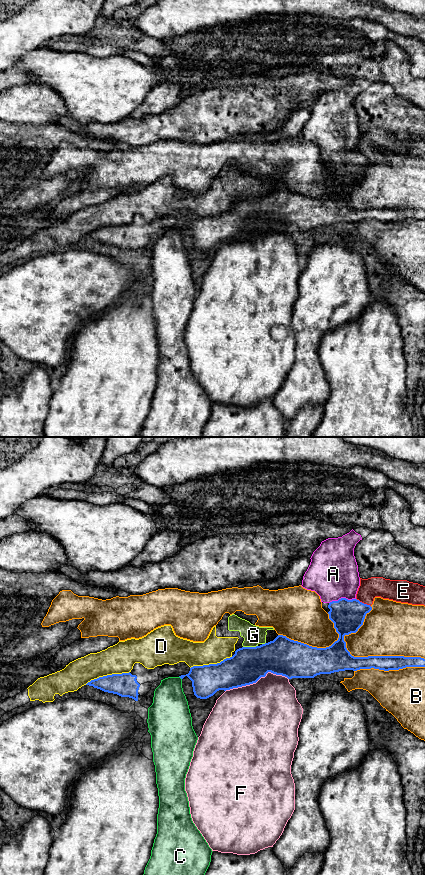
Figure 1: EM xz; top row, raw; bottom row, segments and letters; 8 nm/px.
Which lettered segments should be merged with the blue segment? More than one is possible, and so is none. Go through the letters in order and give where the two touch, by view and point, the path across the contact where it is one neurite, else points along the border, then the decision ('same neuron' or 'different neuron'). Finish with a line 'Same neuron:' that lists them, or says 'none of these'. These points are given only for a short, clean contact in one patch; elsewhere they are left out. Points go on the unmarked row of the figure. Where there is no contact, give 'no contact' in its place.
A: contact xz (342, 150); way xz (348, 168), (342, 155), (342, 150), (333, 126); same neuron
B: contact xz (379, 208); different neuron
C: contact xz (180, 229); border xz (179, 228), (181, 231); different neuron
D: contact xz (107, 227); different neuron
E: contact xz (363, 155); different neuron
F: contact xz (256, 233); different neuron
G: contact xz (250, 199); different neuron
Same neuron: A

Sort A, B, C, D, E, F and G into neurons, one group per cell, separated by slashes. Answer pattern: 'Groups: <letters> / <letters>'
Groups: A / B / C / D E G / F

